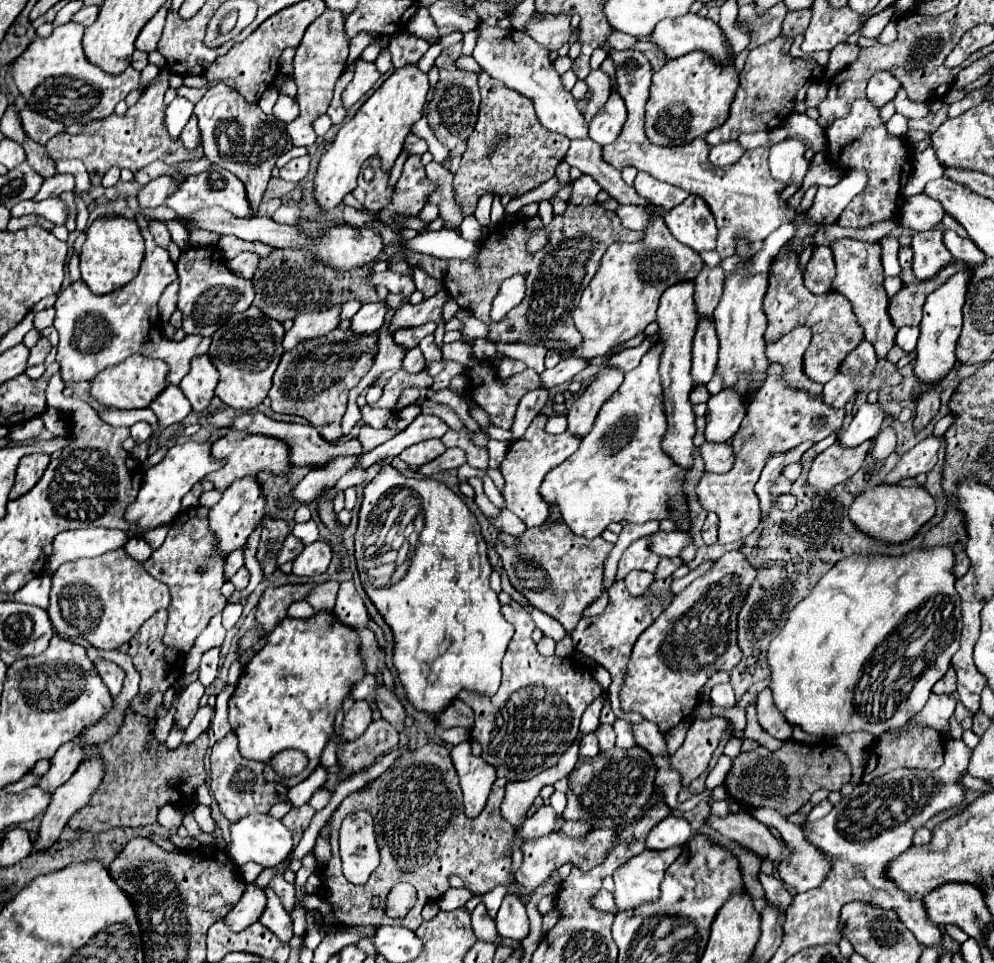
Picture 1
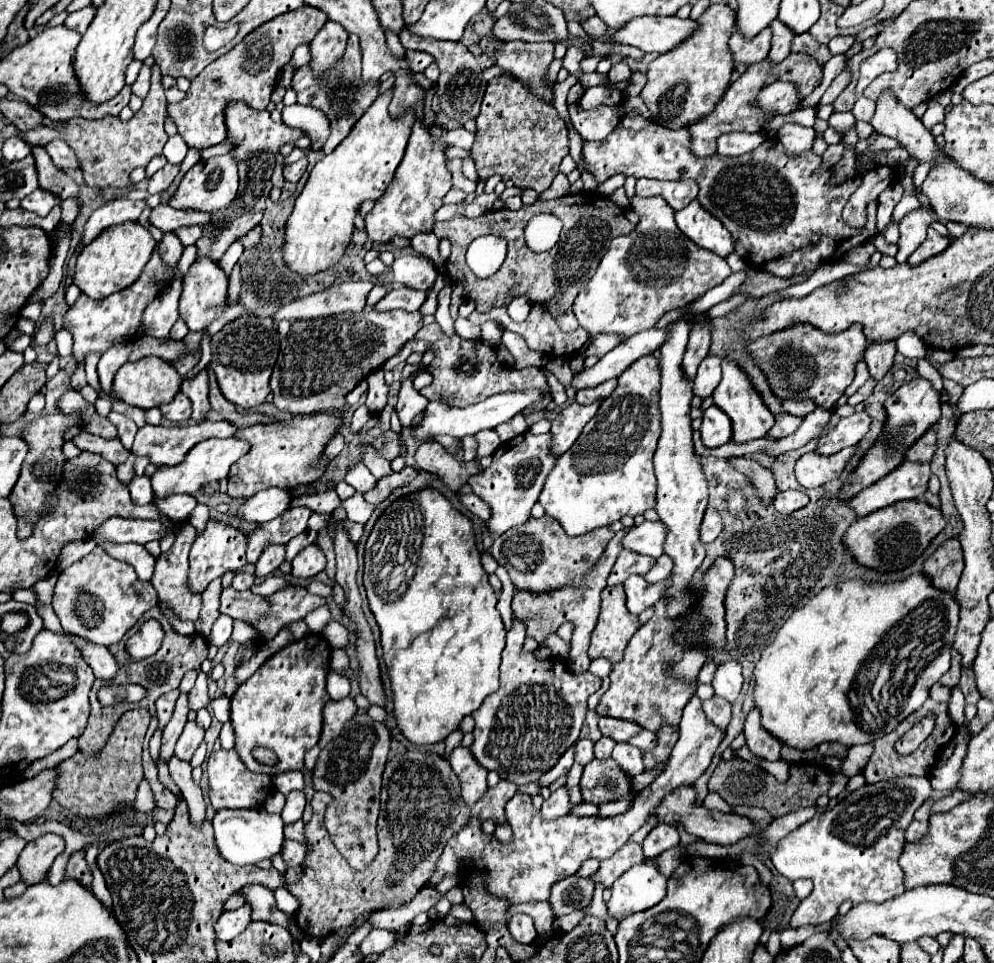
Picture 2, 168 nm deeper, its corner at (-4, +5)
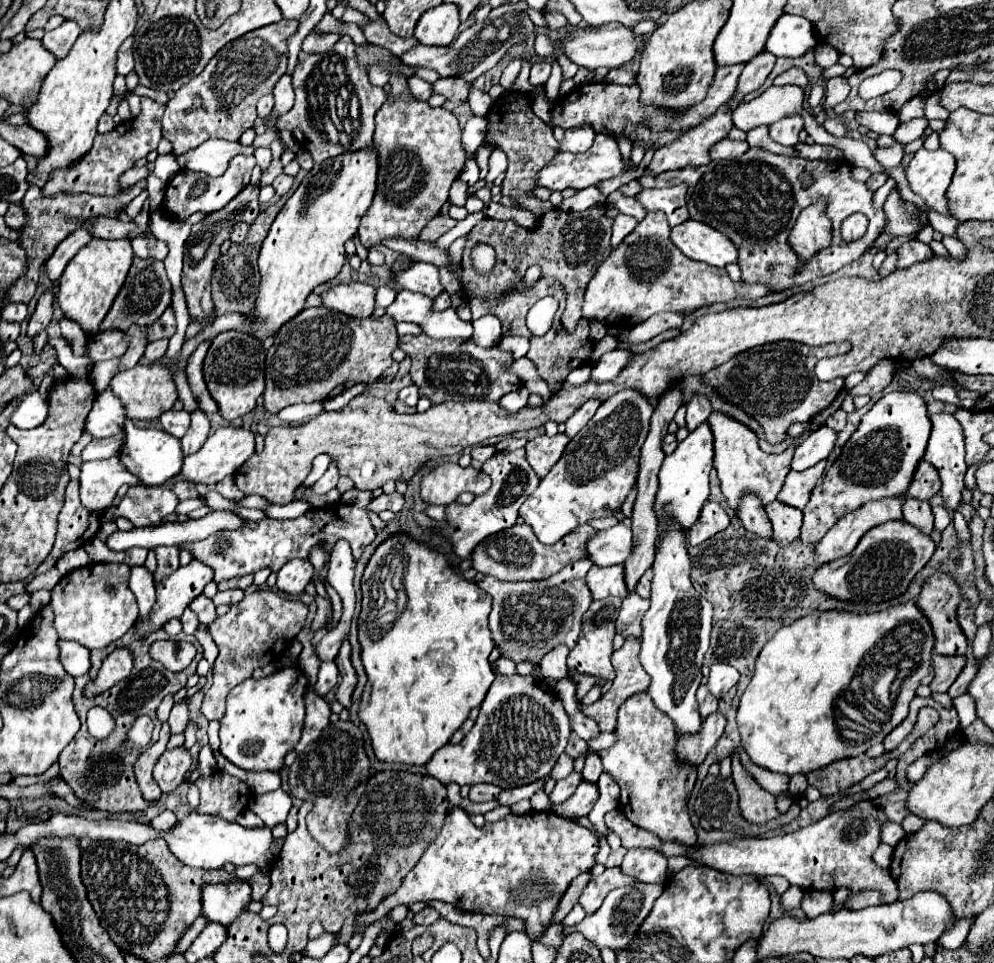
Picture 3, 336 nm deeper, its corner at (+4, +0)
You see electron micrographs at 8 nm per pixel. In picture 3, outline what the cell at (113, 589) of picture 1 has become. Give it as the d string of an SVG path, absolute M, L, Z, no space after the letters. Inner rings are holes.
M95 563L91 567L79 567L63 575L63 579L51 589L49 607L55 613L55 629L61 639L71 639L87 649L103 649L111 641L123 637L129 627L139 619L135 595L127 587L129 565L125 563ZM113 585L115 593L105 593L105 587Z

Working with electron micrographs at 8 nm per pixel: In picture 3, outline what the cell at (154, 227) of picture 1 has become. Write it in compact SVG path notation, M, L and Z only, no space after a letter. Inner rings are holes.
M133 259L133 265L129 269L129 275L125 279L123 289L119 291L111 311L107 313L107 317L101 323L101 329L119 329L119 331L127 331L127 327L131 323L139 323L139 325L153 325L163 311L169 307L171 303L171 283L167 279L165 273L165 265L163 261L155 261L155 259Z

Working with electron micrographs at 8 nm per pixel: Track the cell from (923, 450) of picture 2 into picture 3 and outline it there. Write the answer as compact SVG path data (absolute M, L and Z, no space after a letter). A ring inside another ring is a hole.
M921 459L919 465L917 465L917 469L915 469L915 475L913 475L913 481L909 485L907 495L915 497L915 499L925 499L927 501L939 489L941 489L941 481L939 481L937 469L931 463L927 463L925 459Z

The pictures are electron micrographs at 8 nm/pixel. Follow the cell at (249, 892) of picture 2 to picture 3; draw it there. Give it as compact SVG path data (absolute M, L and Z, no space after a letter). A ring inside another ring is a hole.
M247 881L217 883L203 889L203 915L209 921L229 925L241 913L247 913L249 903L251 887Z

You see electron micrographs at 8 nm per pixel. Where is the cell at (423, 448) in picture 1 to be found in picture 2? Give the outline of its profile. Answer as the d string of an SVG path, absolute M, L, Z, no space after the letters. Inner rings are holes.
M433 440L419 446L415 454L415 462L421 470L435 474L453 492L459 492L461 486L465 486L473 474L483 472L483 466L479 462L457 460L439 442L433 442Z

